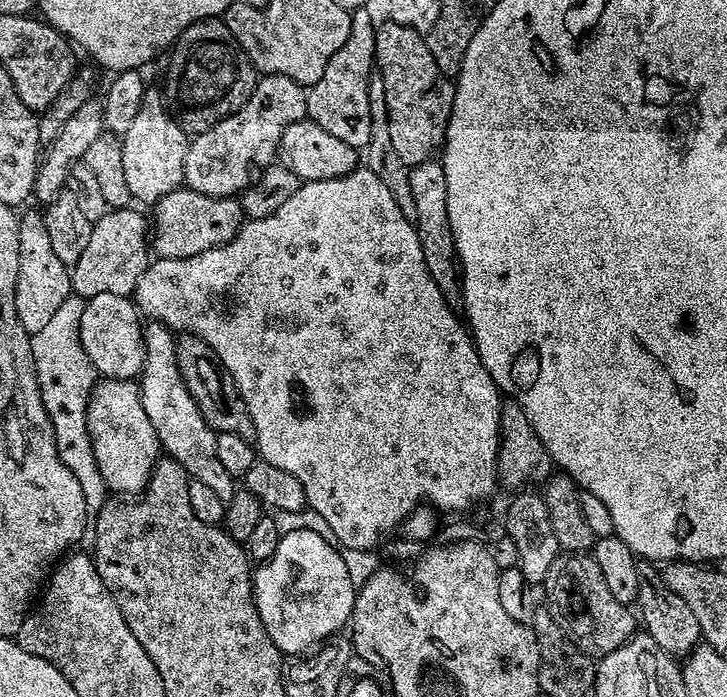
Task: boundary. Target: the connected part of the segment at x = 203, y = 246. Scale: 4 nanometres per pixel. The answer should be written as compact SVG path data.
M181 186L175 188L170 194L157 200L154 205L156 213L150 216L150 248L161 260L170 258L190 258L194 254L202 254L211 248L222 246L236 237L241 224L245 223L244 211L240 208L239 199L230 196L211 196L202 194L198 190Z

